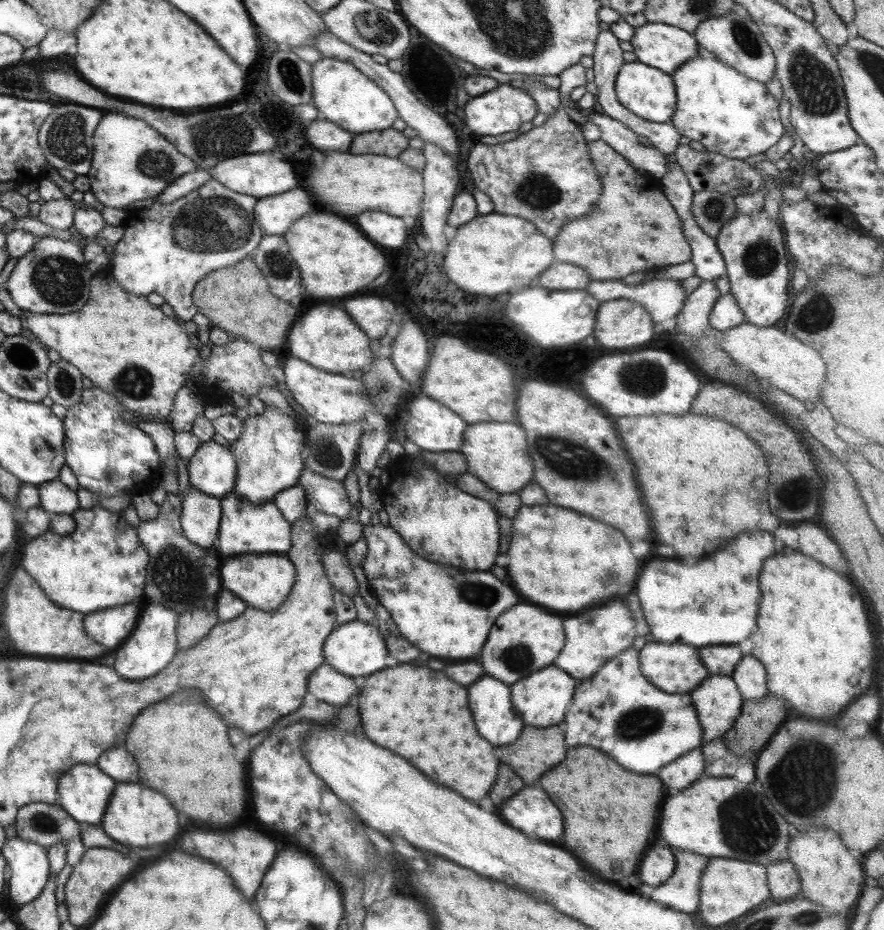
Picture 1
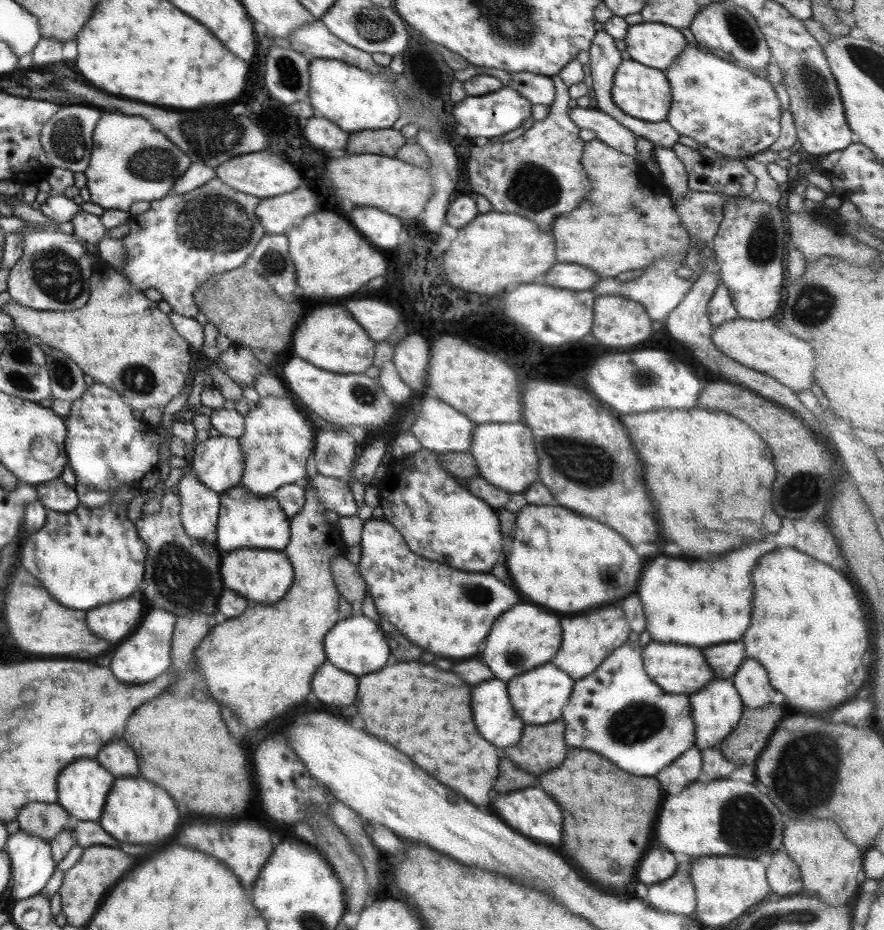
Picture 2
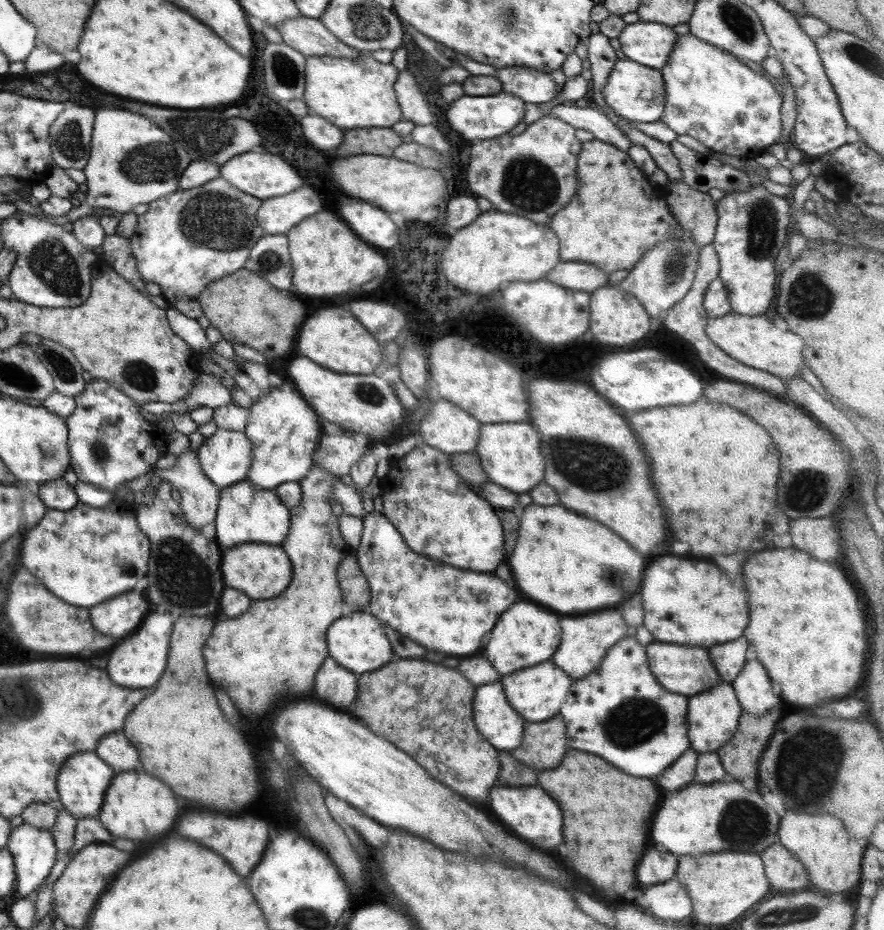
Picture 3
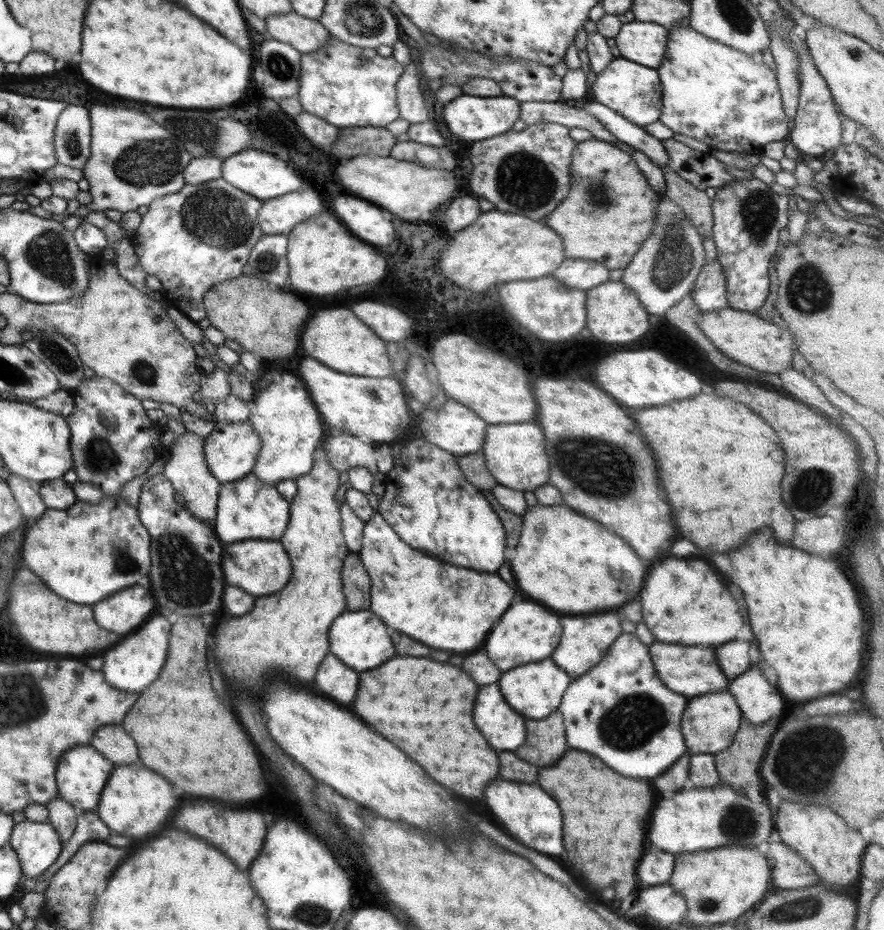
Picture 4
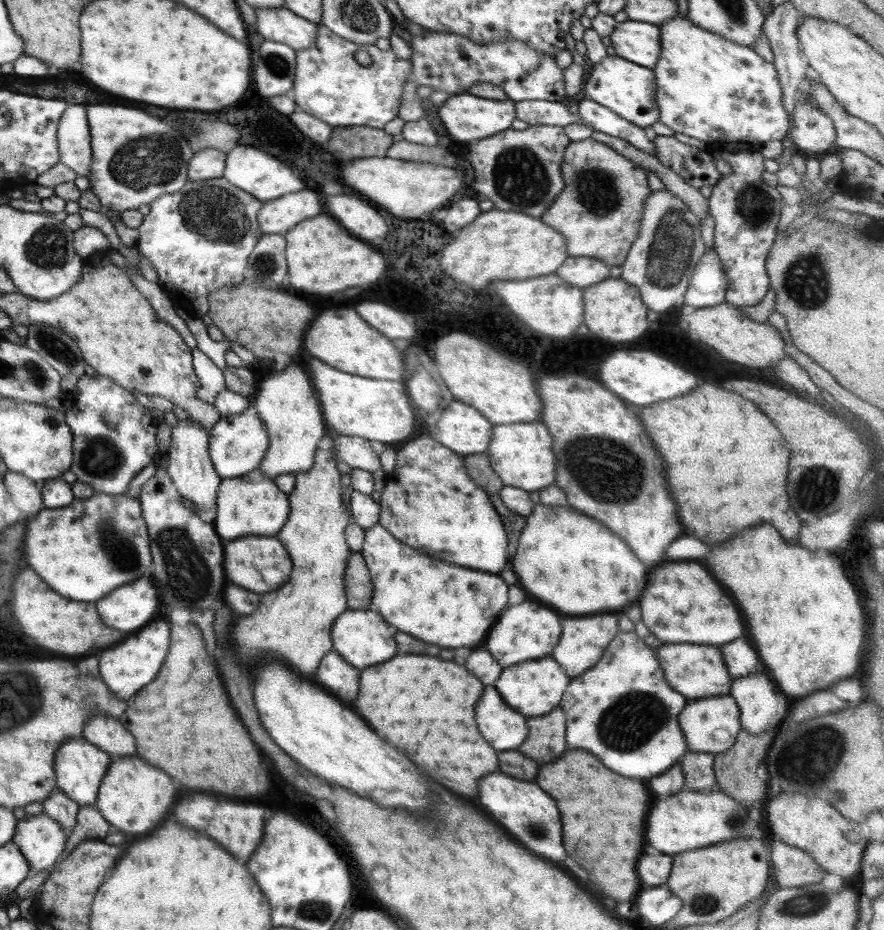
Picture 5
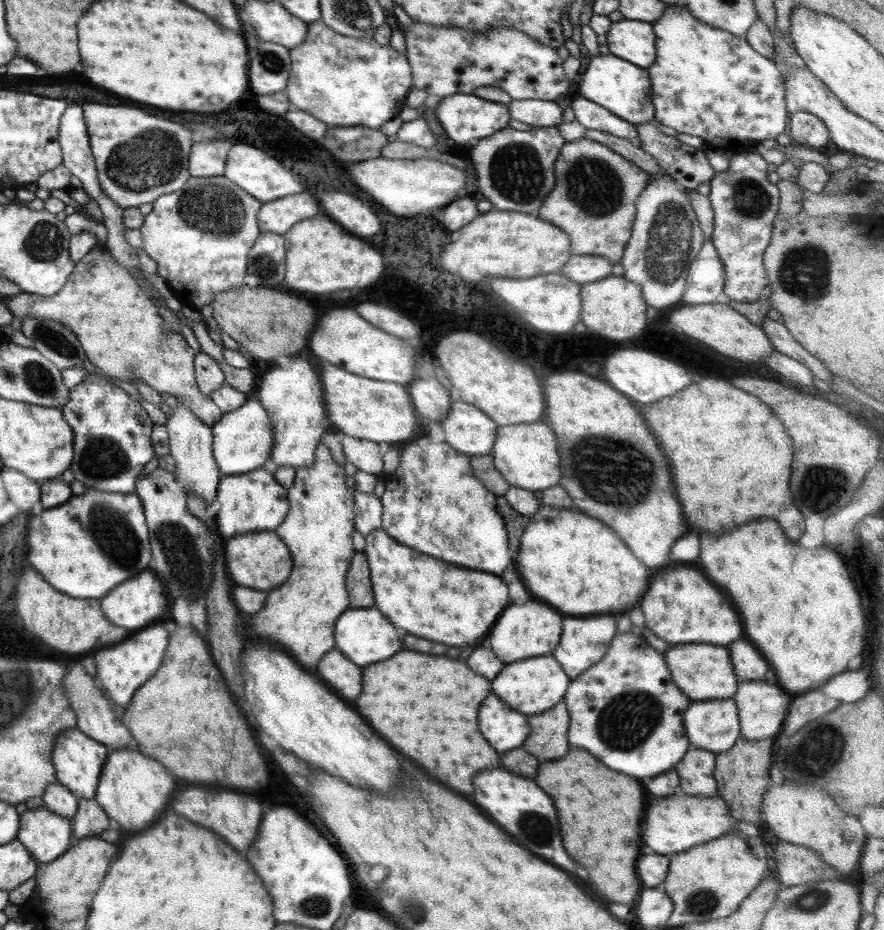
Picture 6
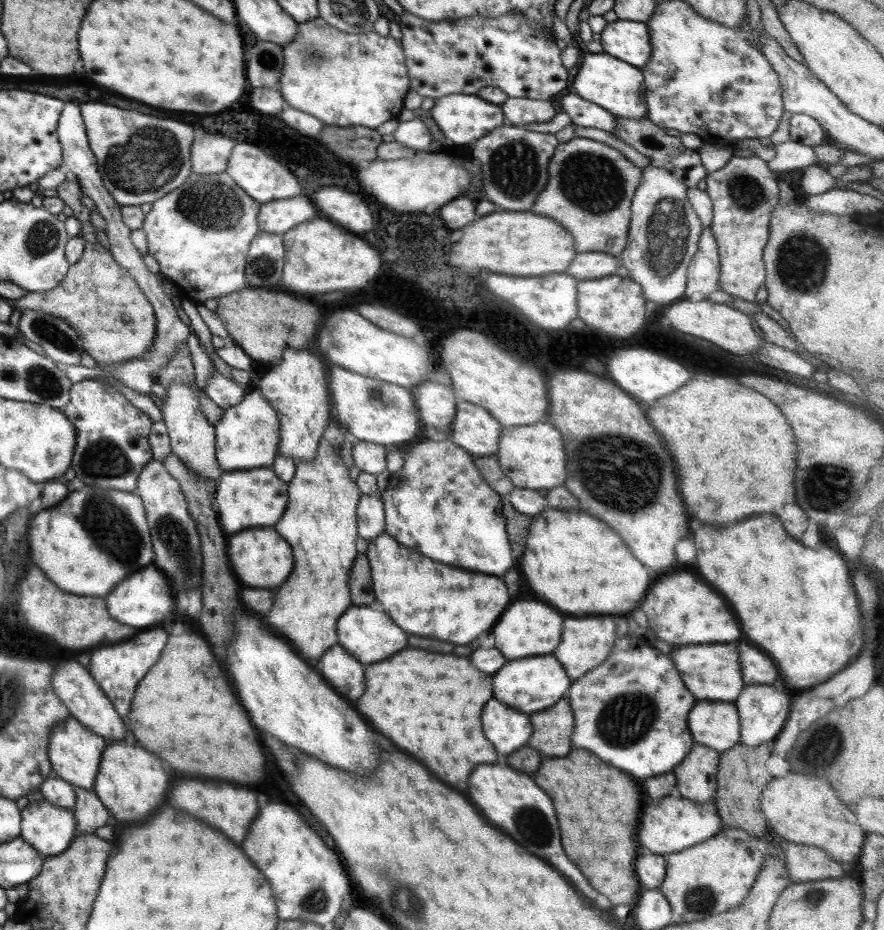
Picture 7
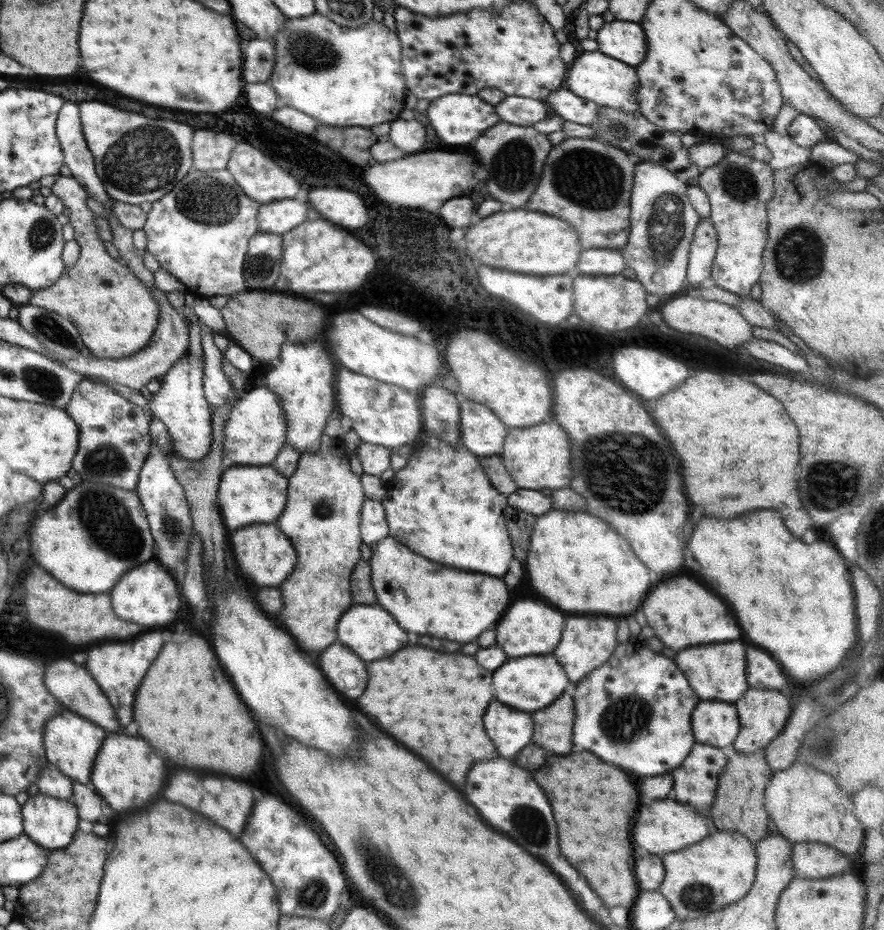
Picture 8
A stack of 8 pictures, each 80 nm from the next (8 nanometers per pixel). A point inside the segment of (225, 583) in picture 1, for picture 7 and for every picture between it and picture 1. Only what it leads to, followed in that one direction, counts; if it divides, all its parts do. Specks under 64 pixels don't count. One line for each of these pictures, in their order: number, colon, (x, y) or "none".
2: (262, 576)
3: (259, 571)
4: (257, 567)
5: (260, 564)
6: (259, 560)
7: (260, 558)

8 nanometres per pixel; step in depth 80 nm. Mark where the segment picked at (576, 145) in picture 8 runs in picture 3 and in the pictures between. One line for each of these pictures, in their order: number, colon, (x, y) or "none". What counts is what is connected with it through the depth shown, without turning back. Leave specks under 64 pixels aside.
3: (615, 215)
4: (608, 210)
5: (598, 210)
6: (592, 199)
7: (589, 187)

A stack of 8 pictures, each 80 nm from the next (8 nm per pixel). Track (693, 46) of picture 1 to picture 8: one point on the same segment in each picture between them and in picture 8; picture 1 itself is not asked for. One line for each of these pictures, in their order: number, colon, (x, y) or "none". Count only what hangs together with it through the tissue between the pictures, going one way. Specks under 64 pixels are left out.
2: (654, 45)
3: (649, 44)
4: (643, 43)
5: (638, 42)
6: (632, 41)
7: (627, 41)
8: (623, 41)

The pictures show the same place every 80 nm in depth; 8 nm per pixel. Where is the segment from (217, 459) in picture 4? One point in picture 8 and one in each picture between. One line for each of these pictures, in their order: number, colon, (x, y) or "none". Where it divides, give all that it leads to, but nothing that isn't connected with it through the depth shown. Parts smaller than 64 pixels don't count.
5: (237, 443)
6: (242, 440)
7: (247, 435)
8: (255, 430)

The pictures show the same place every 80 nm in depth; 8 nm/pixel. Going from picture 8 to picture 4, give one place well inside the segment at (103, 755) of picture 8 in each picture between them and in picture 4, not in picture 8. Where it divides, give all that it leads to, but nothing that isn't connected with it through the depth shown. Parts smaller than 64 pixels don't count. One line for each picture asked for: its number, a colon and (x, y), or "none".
4: (135, 802)
5: (132, 796)
6: (132, 789)
7: (130, 782)

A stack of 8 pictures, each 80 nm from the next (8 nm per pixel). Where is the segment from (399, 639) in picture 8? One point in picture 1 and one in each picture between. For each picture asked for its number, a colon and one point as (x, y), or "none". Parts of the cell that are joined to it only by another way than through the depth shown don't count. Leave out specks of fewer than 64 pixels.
1: (355, 648)
2: (355, 644)
3: (355, 640)
4: (358, 639)
5: (360, 637)
6: (362, 634)
7: (368, 635)

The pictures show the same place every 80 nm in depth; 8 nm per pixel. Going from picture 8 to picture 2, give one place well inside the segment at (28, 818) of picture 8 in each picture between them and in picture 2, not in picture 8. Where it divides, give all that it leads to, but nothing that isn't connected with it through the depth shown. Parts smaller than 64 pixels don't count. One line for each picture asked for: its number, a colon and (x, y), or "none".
2: (32, 863)
3: (33, 849)
4: (37, 845)
5: (41, 839)
6: (46, 835)
7: (48, 828)

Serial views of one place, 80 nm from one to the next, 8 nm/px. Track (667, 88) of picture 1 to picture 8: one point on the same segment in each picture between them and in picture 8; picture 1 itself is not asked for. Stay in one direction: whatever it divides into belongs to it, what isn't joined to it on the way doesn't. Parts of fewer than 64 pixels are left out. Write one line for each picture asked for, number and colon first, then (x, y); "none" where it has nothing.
2: (640, 92)
3: (634, 92)
4: (631, 90)
5: (628, 90)
6: (617, 86)
7: (617, 87)
8: (607, 82)

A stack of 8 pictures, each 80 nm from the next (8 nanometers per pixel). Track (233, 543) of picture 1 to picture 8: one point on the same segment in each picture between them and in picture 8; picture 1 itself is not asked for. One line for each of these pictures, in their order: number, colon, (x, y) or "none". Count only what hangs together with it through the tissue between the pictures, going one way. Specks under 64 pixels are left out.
2: (245, 520)
3: (245, 514)
4: (247, 508)
5: (250, 505)
6: (254, 501)
7: (254, 498)
8: (247, 494)

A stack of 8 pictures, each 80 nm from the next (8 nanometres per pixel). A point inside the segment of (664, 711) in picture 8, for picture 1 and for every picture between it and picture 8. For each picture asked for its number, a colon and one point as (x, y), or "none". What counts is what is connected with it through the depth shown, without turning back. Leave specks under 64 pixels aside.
1: (617, 710)
2: (617, 711)
3: (618, 712)
4: (619, 711)
5: (621, 710)
6: (625, 709)
7: (631, 711)

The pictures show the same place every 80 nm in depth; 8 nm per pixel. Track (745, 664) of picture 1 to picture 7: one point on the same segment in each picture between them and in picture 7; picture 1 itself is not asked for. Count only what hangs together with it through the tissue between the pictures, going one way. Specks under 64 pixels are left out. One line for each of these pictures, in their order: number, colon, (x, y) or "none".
2: (750, 681)
3: (751, 686)
4: (758, 701)
5: (761, 704)
6: (761, 707)
7: (762, 709)

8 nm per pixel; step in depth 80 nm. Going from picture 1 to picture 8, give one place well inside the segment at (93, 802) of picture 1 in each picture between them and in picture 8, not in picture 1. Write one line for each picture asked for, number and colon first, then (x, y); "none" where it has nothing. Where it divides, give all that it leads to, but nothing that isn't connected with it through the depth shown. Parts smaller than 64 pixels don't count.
2: (82, 785)
3: (83, 778)
4: (80, 773)
5: (79, 766)
6: (77, 760)
7: (73, 752)
8: (70, 741)

